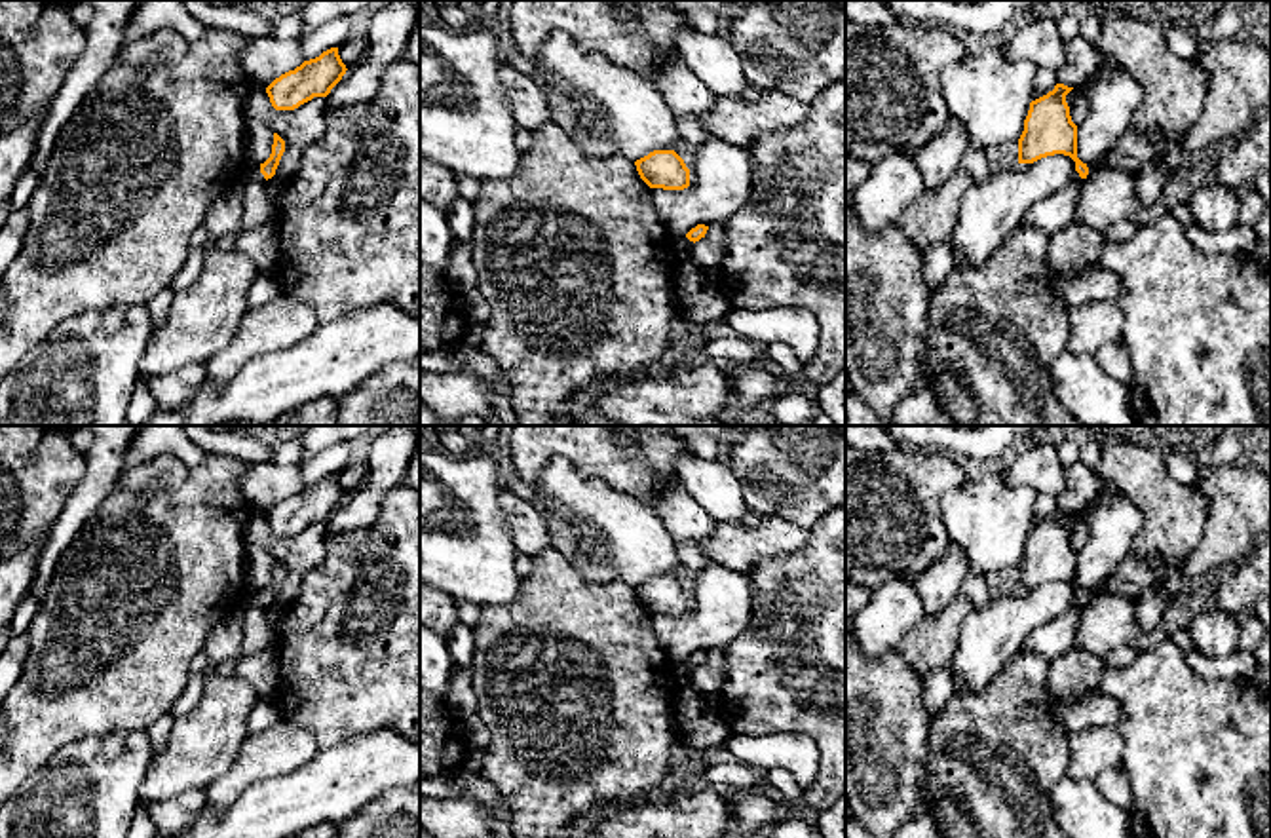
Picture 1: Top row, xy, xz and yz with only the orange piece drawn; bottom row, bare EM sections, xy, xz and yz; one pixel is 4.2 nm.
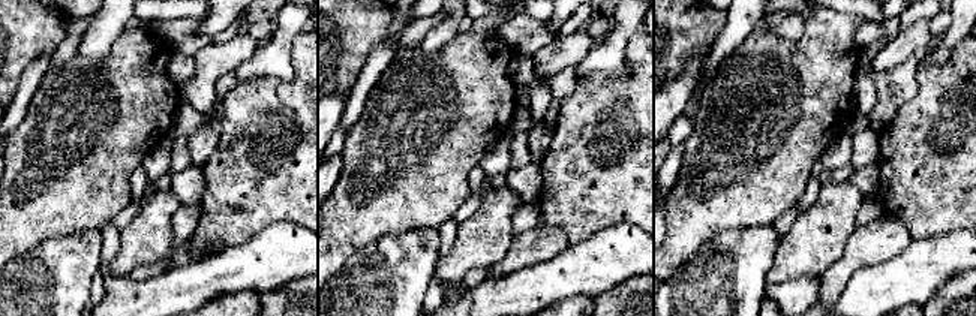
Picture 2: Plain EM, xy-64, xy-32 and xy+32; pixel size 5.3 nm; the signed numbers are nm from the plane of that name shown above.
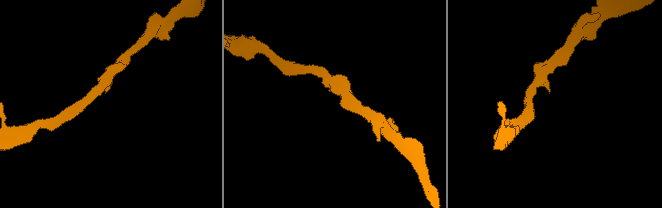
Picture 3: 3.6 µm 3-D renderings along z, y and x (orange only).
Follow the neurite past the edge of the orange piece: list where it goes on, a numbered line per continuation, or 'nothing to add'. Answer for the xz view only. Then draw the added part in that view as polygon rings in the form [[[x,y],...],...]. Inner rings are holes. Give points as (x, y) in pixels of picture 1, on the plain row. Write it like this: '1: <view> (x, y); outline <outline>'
nothing to add

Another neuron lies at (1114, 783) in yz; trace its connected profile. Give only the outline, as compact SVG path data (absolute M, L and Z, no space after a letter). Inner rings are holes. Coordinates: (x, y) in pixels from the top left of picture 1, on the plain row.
M1121 766L1102 771L1094 783L1113 806L1125 811L1132 808L1132 789Z

